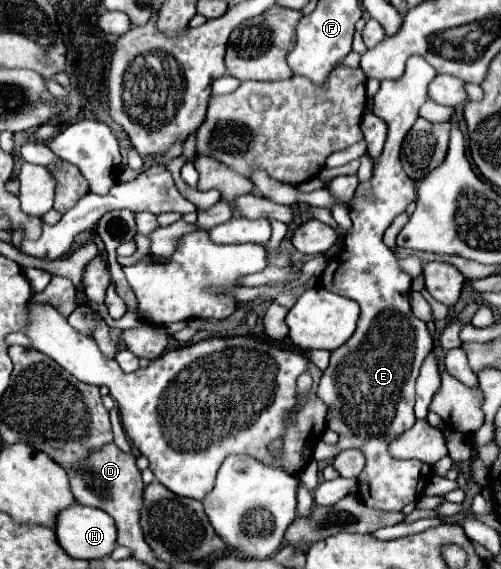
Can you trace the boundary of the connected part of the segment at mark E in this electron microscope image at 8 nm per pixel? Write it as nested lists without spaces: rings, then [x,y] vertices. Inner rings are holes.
[[[411,56],[407,60],[405,74],[399,80],[383,80],[379,92],[373,96],[373,114],[383,118],[389,126],[387,142],[385,142],[385,148],[379,160],[375,160],[373,176],[365,184],[357,186],[355,198],[351,202],[353,228],[345,234],[345,240],[343,240],[345,248],[337,254],[335,262],[333,260],[327,262],[327,268],[321,274],[321,282],[319,282],[319,286],[323,286],[325,290],[355,300],[361,306],[361,316],[359,316],[359,328],[355,330],[355,334],[343,346],[331,352],[331,362],[329,362],[329,368],[321,376],[317,396],[329,406],[327,428],[339,434],[339,442],[335,444],[335,448],[357,446],[363,450],[367,458],[367,464],[357,478],[359,480],[357,496],[367,506],[387,510],[387,512],[399,512],[409,502],[415,502],[423,494],[423,488],[431,476],[431,468],[427,464],[419,460],[395,460],[387,452],[389,442],[415,424],[415,412],[413,412],[415,380],[419,376],[419,368],[425,356],[433,350],[433,338],[427,330],[427,324],[419,320],[417,316],[413,316],[411,312],[411,304],[409,304],[411,276],[399,268],[395,254],[383,242],[383,234],[393,222],[393,218],[401,214],[415,200],[415,182],[403,172],[399,152],[401,152],[401,142],[405,134],[413,128],[415,120],[419,118],[419,108],[427,100],[427,88],[435,76],[437,76],[435,68],[425,58]]]

